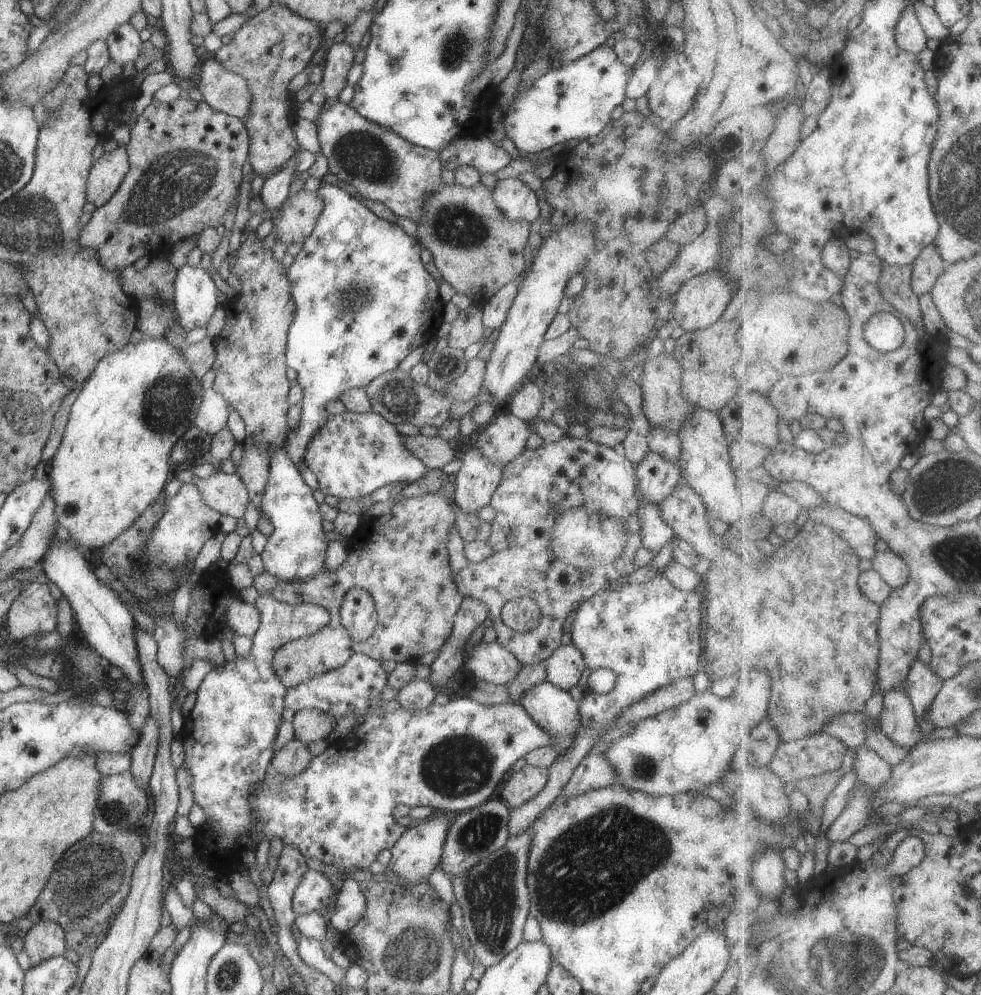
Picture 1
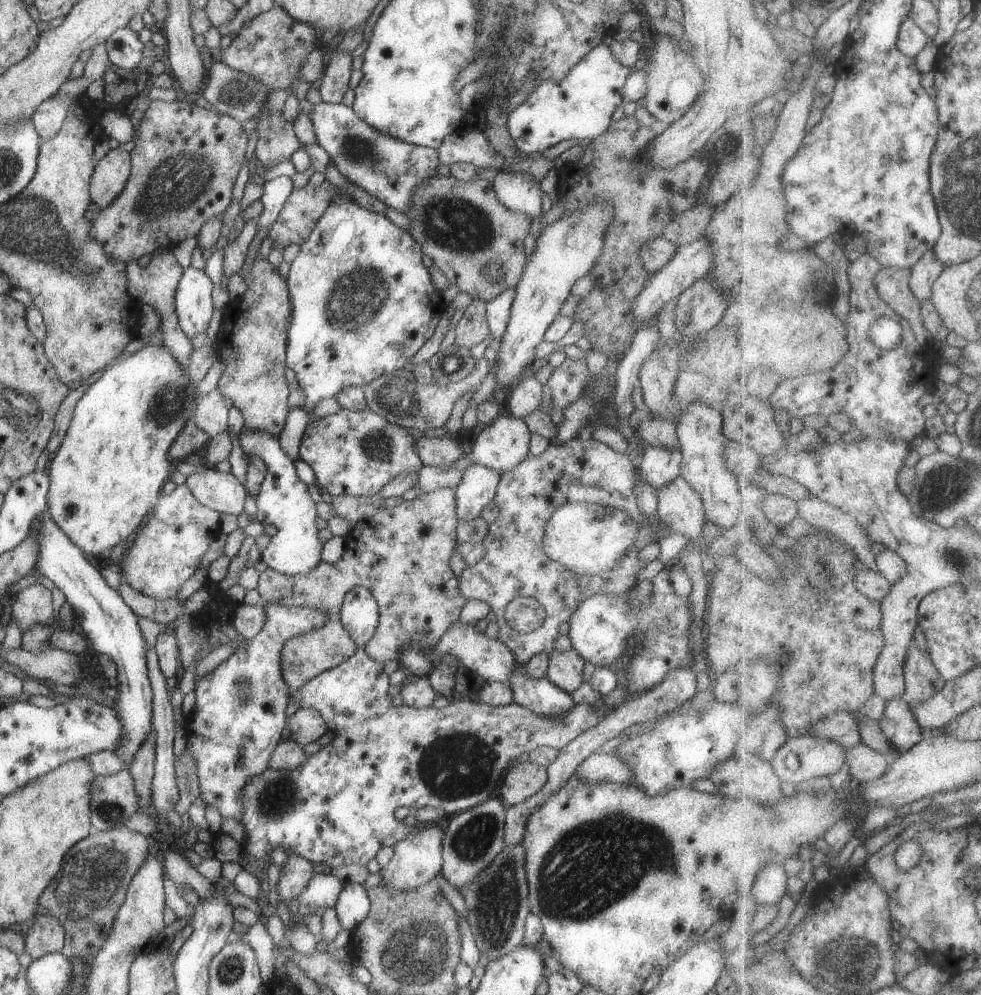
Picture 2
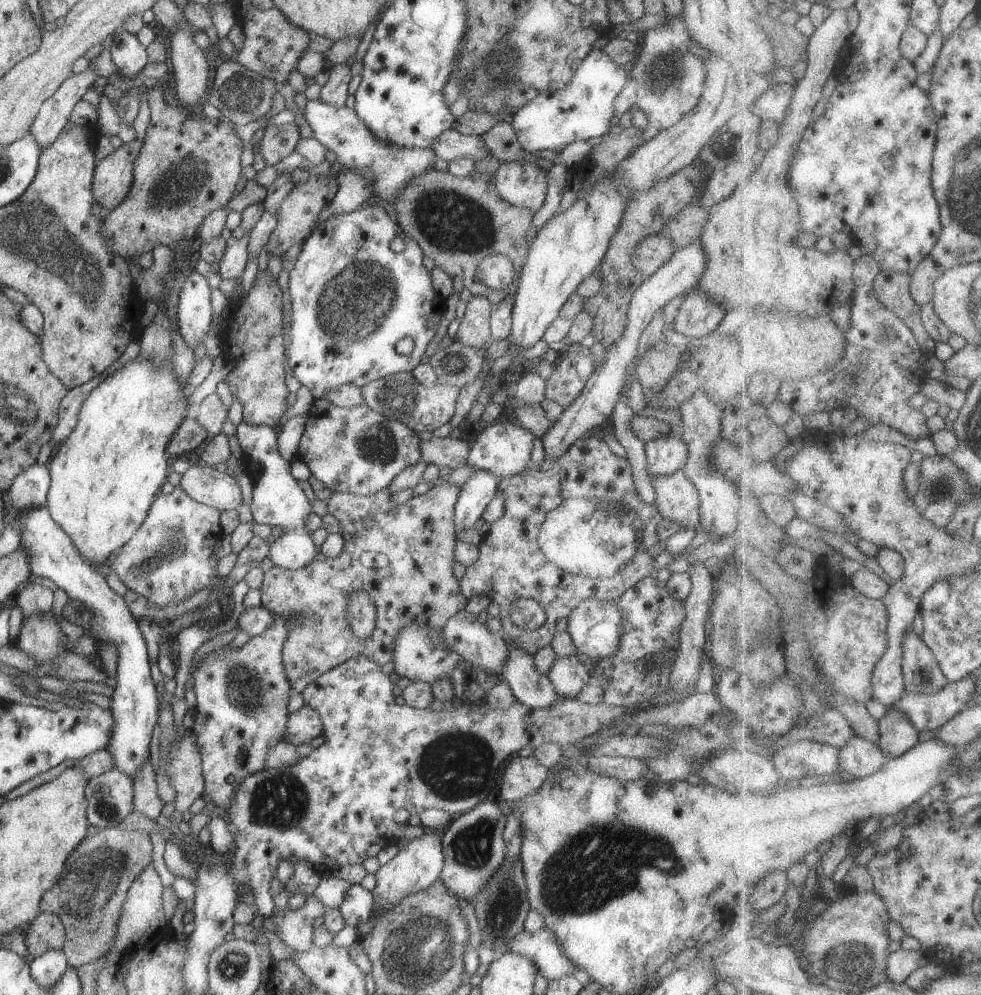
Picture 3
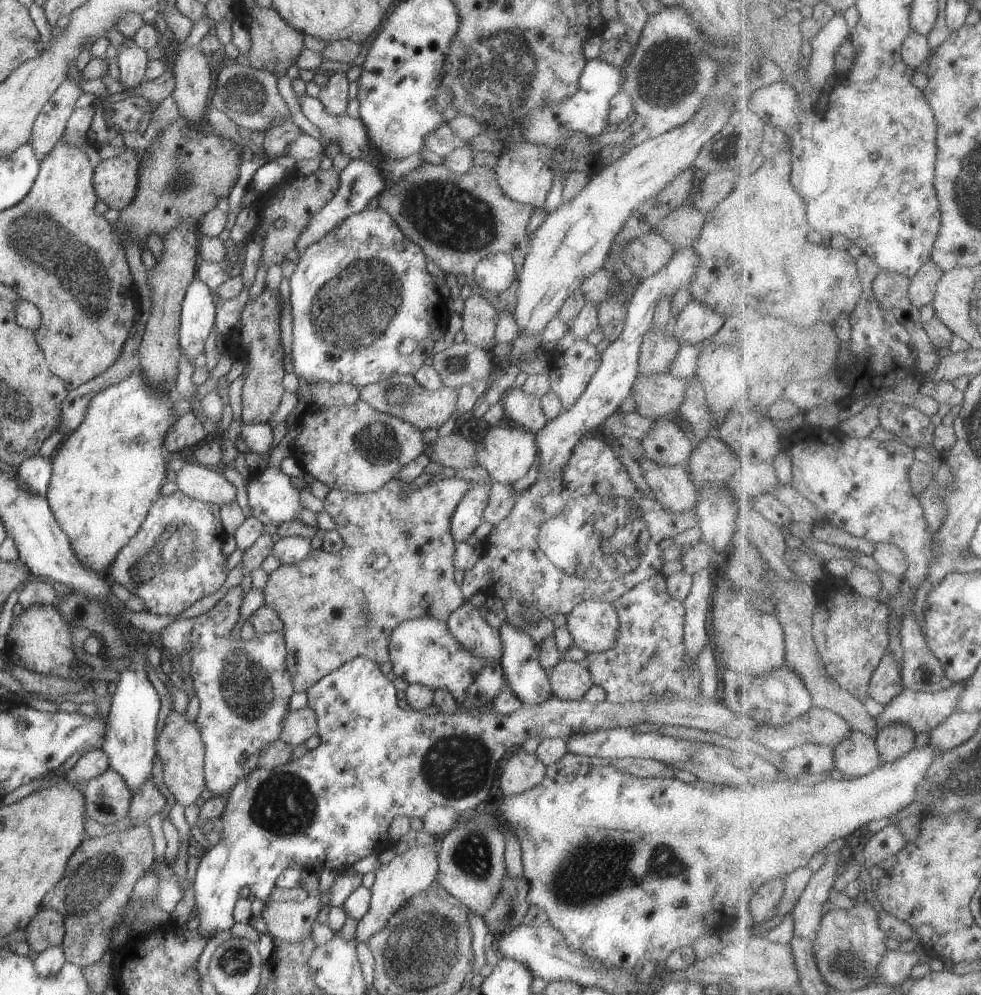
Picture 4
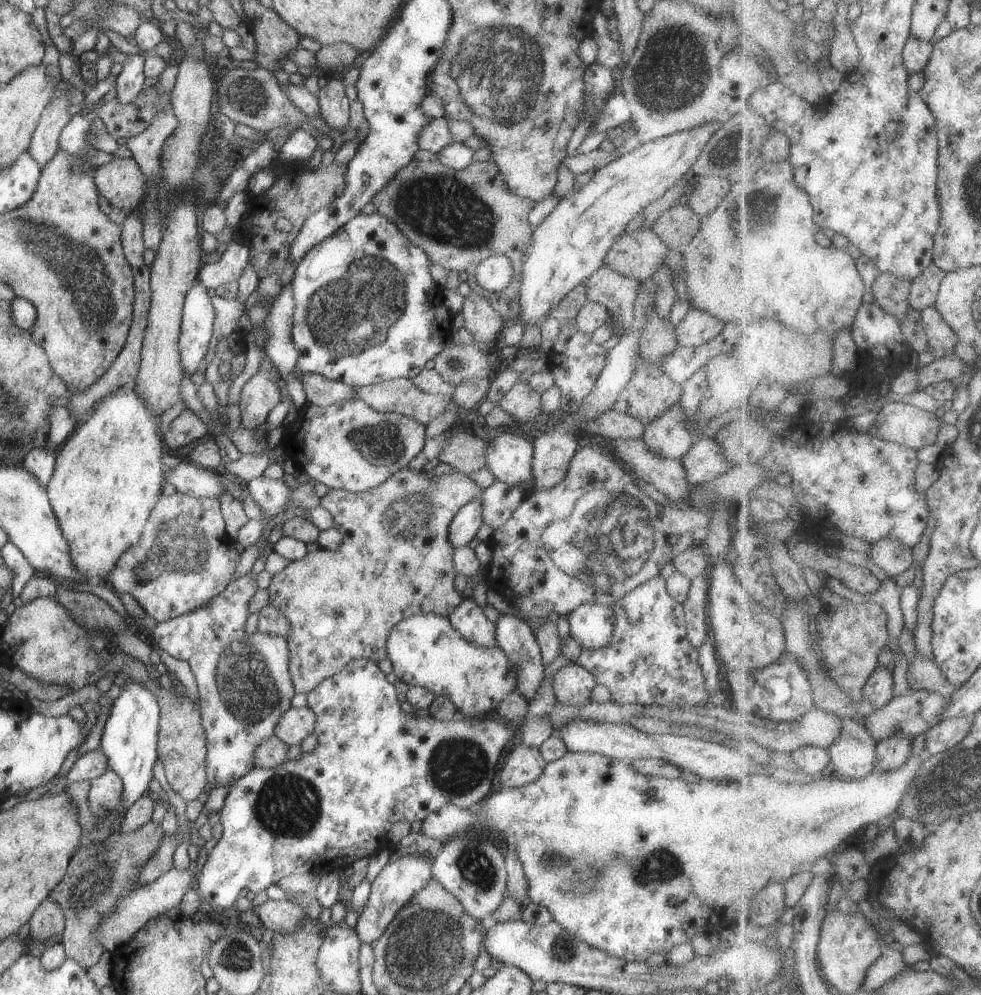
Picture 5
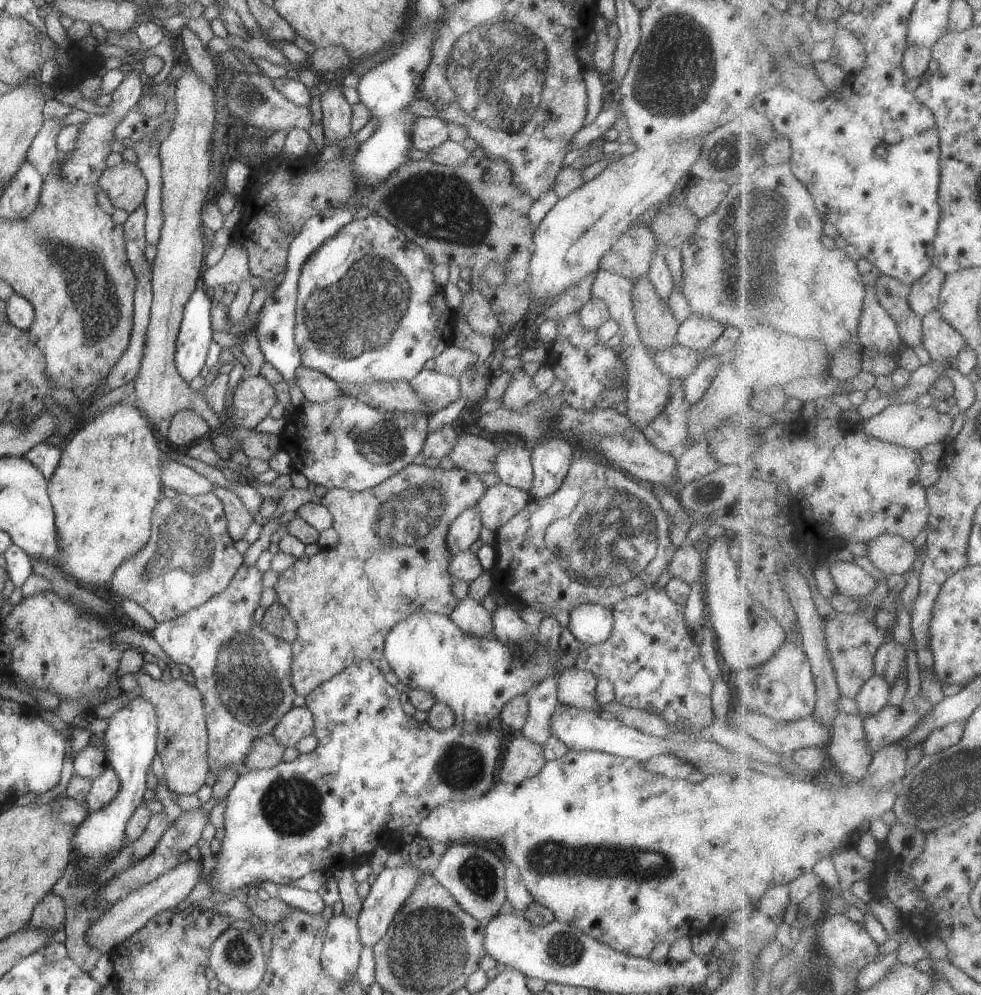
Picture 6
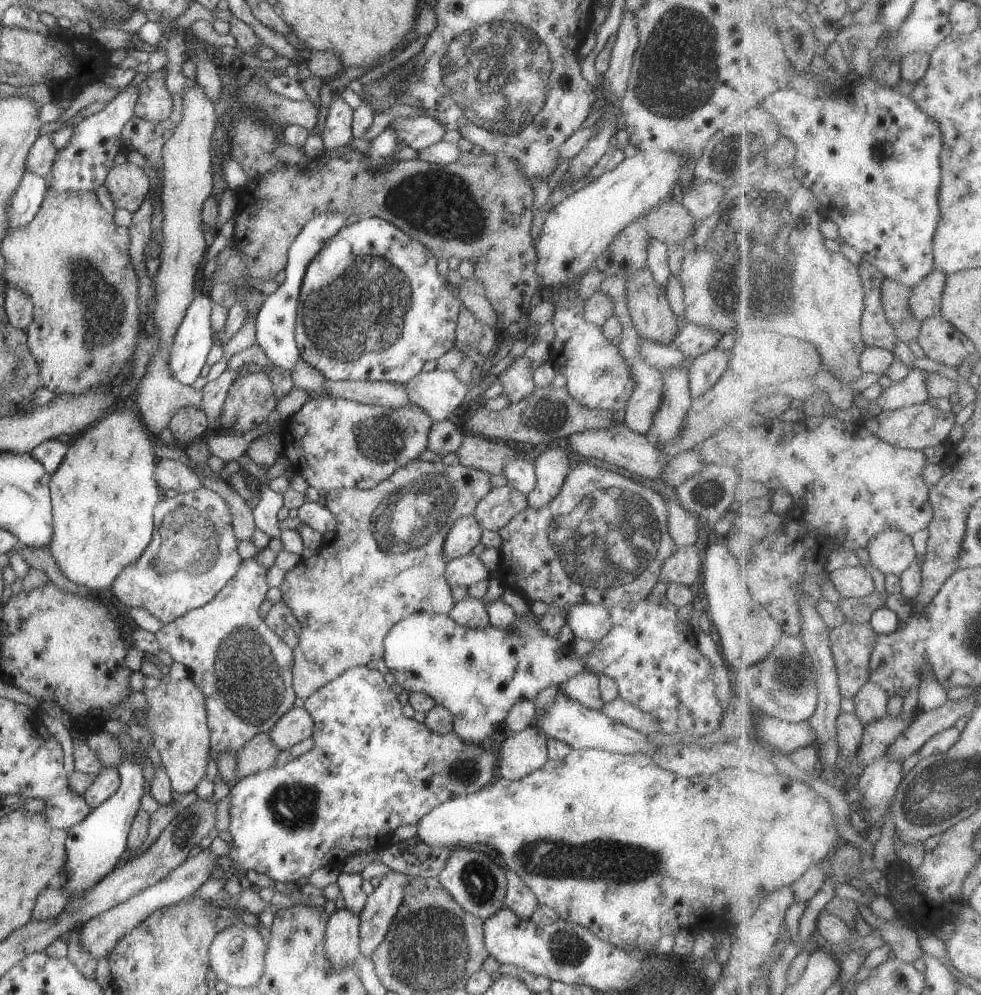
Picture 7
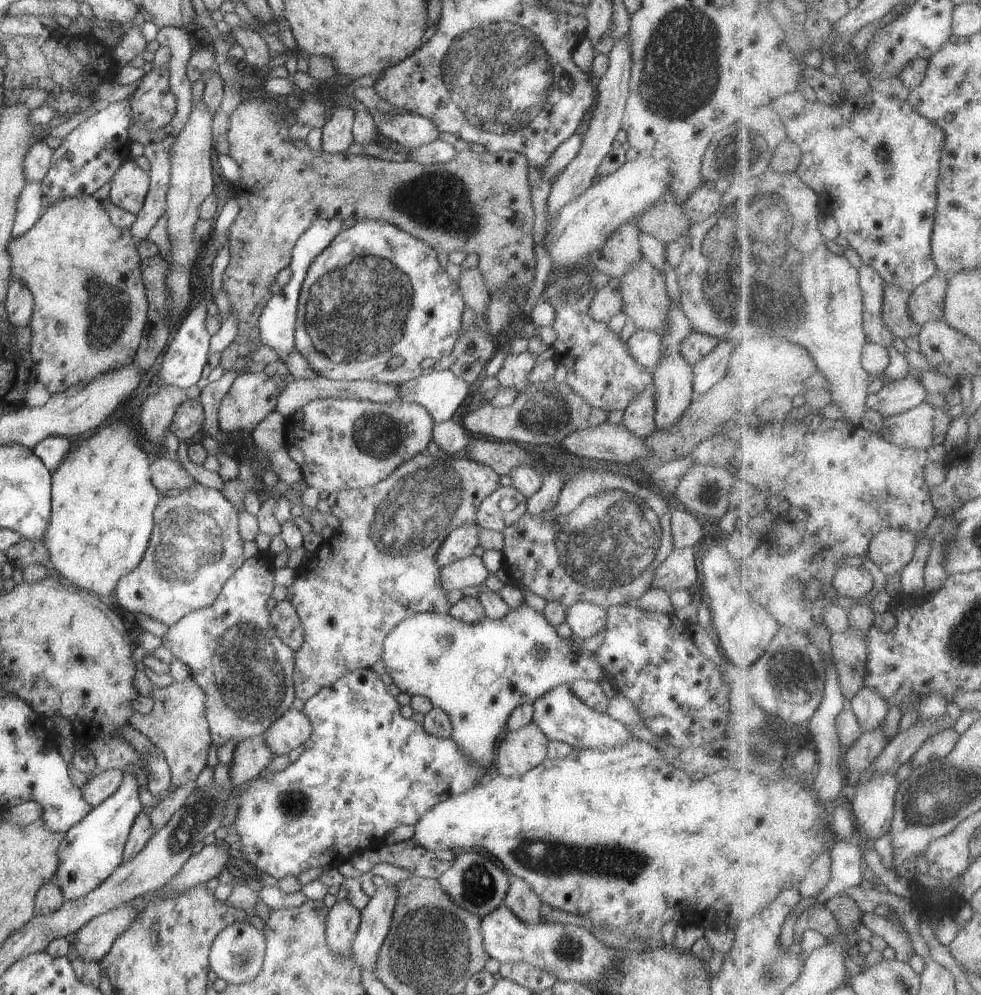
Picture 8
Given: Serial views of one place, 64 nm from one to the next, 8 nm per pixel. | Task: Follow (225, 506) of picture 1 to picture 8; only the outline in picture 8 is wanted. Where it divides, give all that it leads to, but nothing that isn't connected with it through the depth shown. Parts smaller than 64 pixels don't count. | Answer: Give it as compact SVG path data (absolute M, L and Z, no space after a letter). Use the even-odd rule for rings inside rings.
M167 456L154 460L150 471L152 485L162 494L171 489L182 490L196 484L181 464L171 461Z

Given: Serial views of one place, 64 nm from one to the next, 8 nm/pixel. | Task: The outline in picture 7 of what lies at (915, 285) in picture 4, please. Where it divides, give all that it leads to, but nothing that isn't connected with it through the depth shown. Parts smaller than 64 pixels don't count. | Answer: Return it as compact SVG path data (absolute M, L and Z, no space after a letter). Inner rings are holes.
M936 269L926 281L915 288L911 298L911 309L926 322L943 314L944 295L947 292L949 274Z

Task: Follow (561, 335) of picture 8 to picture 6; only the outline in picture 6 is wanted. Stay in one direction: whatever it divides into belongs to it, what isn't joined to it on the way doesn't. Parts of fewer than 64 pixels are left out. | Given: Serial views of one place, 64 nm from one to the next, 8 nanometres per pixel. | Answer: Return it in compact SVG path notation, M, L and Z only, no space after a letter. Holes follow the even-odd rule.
M579 312L571 313L556 321L556 338L550 343L547 364L553 367L555 376L563 382L562 396L578 410L616 408L627 396L627 386L615 387L615 373L621 368L618 353L598 339L596 329L588 330L580 322Z

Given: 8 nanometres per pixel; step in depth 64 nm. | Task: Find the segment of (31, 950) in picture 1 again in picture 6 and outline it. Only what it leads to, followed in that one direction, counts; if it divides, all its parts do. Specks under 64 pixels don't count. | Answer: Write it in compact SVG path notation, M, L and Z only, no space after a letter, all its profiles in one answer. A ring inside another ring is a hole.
M50 891L34 907L30 924L36 928L52 929L62 934L65 919L65 902L57 894Z

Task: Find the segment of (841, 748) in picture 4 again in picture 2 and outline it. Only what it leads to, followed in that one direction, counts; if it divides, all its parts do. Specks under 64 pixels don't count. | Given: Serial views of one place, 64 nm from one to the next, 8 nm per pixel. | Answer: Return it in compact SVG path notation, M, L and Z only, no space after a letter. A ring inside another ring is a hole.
M864 741L856 748L848 749L847 759L851 767L851 777L857 784L868 784L882 778L884 774L888 774L892 761Z

